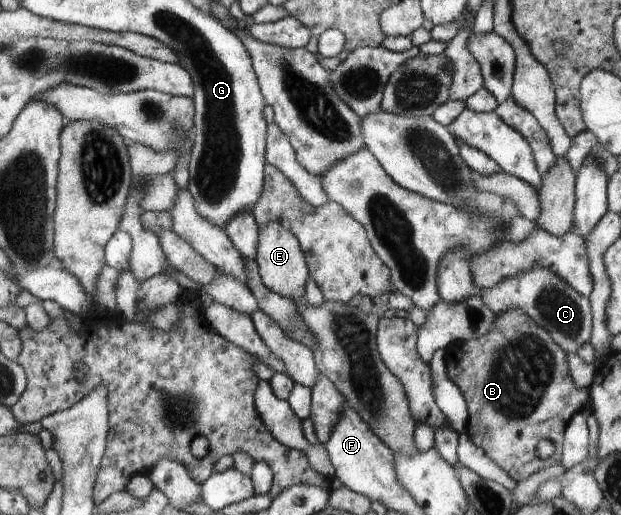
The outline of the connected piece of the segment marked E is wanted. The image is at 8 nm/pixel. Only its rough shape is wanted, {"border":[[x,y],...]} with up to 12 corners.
{"border":[[277,220],[258,228],[261,282],[303,298],[309,272],[299,241]]}

